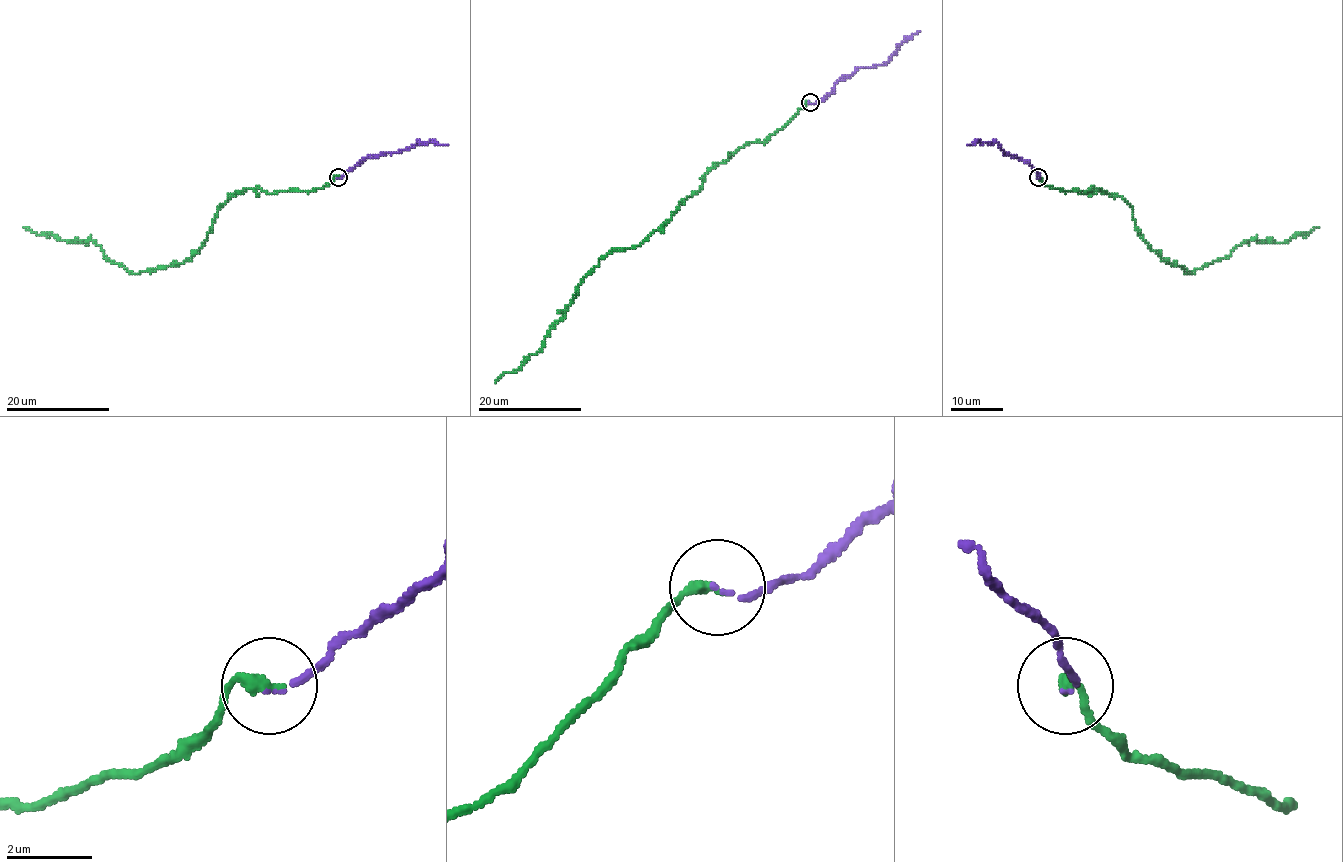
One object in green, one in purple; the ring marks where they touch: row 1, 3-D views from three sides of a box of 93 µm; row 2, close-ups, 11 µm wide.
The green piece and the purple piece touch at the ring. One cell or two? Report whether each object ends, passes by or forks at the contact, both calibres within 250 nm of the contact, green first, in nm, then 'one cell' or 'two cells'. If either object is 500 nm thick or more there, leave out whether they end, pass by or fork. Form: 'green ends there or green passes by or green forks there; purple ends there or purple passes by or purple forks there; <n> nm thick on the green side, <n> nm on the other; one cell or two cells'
green ends there; purple ends there; 240 nm thick on the green side, 100 nm on the other; one cell

